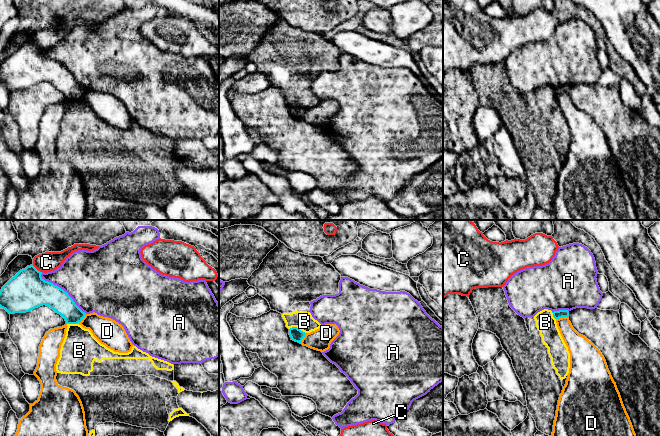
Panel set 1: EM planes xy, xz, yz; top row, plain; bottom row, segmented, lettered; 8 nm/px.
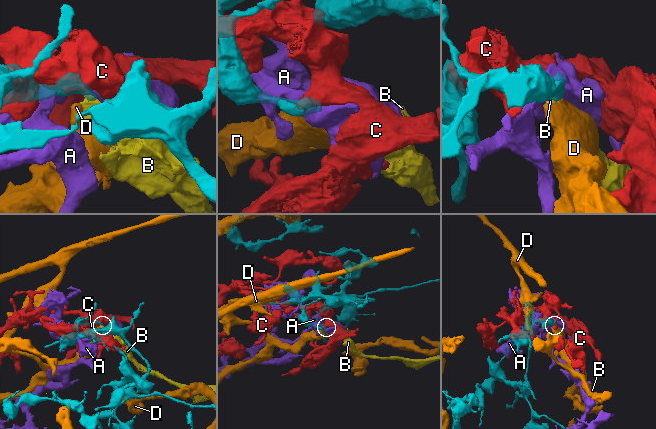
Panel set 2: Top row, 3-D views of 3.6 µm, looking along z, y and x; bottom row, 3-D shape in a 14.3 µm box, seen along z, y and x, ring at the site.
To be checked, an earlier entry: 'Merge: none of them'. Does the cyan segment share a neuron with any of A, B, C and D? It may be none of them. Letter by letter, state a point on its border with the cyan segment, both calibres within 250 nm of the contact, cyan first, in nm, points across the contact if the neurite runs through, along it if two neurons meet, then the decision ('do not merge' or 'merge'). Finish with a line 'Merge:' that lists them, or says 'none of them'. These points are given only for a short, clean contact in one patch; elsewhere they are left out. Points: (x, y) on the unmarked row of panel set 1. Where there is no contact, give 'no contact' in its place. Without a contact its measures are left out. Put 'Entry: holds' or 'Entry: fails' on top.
Entry: holds
A: meets cyan in xy at (62, 65); 280 nm thick on the cyan side, 440 nm on the other; do not merge
B: meets cyan in xz at (297, 104); 100 nm thick on the cyan side, 150 nm on the other; border along xz (289, 104), (296, 103), (305, 109); do not merge
C: meets cyan in xy at (36, 45); 300 nm thick on the cyan side, 160 nm on the other; do not merge
D: meets cyan in xy at (81, 96); 170 nm thick on the cyan side, 220 nm on the other; border along xy (86, 90), (76, 99); do not merge
Merge: none of them

